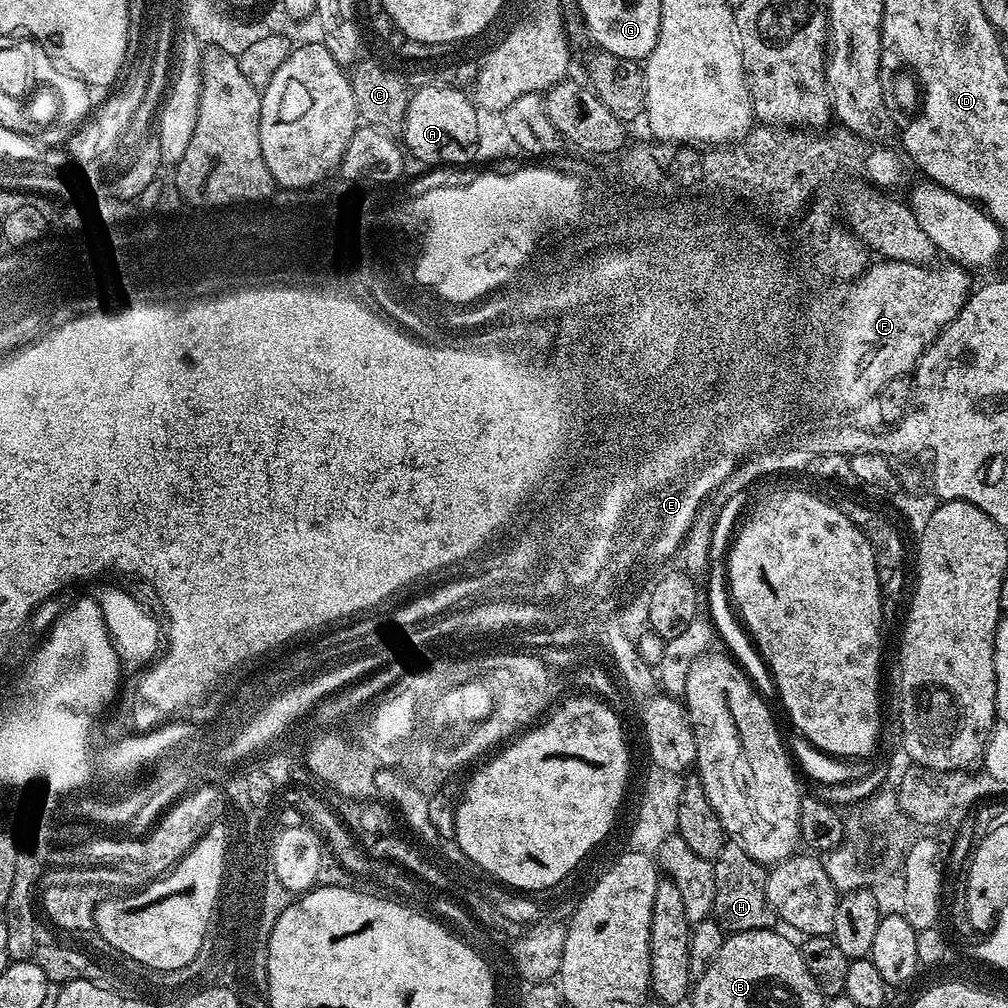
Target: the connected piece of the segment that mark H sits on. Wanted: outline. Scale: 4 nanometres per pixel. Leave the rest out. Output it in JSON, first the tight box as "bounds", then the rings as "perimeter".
{"bounds":[712,842,778,933],"perimeter":[[[739,842],[725,843],[724,849],[712,861],[714,870],[714,906],[712,916],[719,922],[725,933],[745,932],[746,930],[775,929],[778,921],[776,912],[768,905],[766,882],[768,872]]]}

